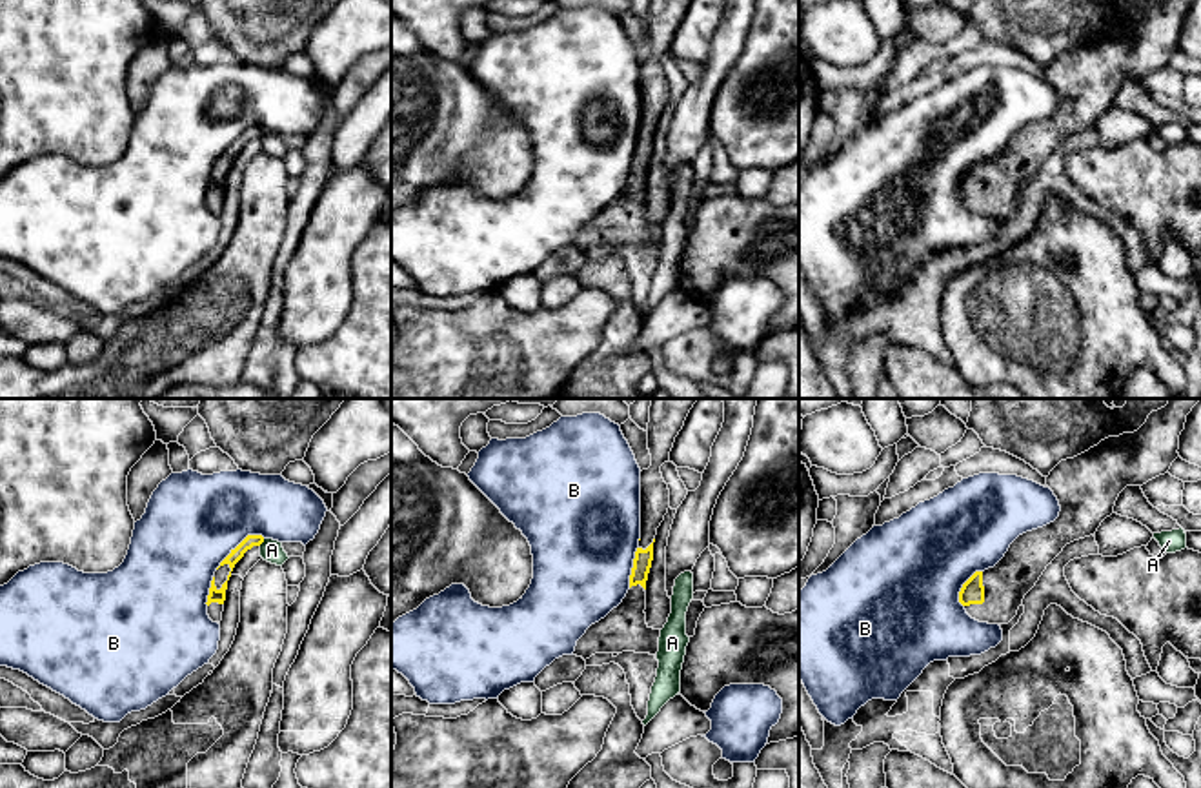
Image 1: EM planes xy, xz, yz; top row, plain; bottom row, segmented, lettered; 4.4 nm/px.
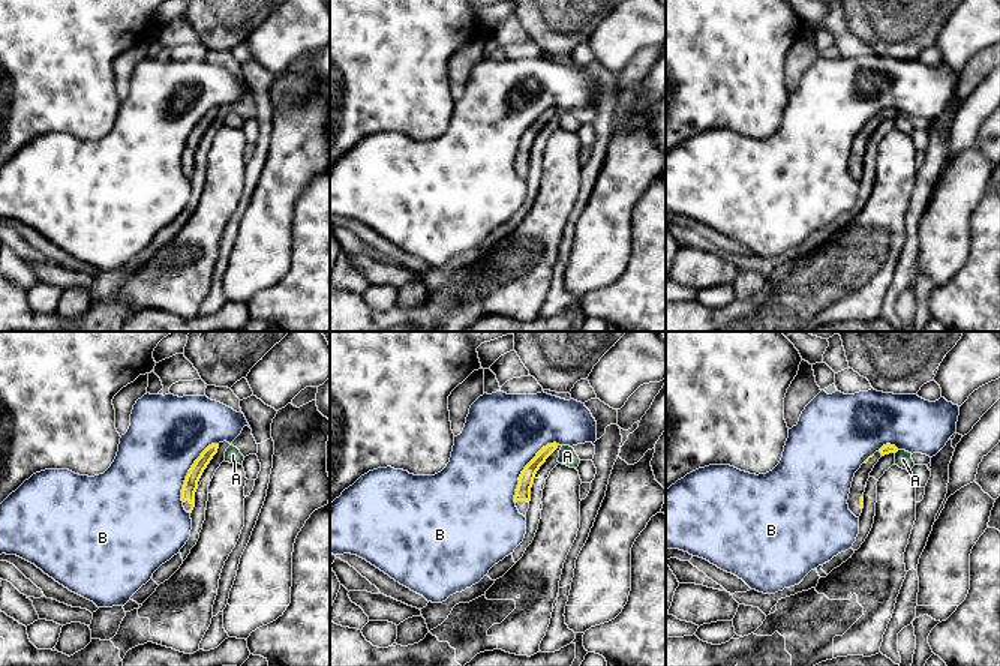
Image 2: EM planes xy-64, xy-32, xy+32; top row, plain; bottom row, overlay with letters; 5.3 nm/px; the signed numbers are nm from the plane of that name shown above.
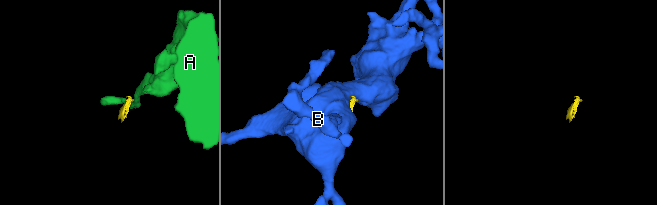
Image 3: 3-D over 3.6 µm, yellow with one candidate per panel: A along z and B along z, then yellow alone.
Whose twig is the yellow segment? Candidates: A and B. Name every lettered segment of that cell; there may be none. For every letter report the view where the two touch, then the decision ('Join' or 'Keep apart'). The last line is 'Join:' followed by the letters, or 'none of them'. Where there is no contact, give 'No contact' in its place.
A: Touches yellow in xy. Keep apart
B: Touches yellow in xy. Keep apart
Join: none of them

